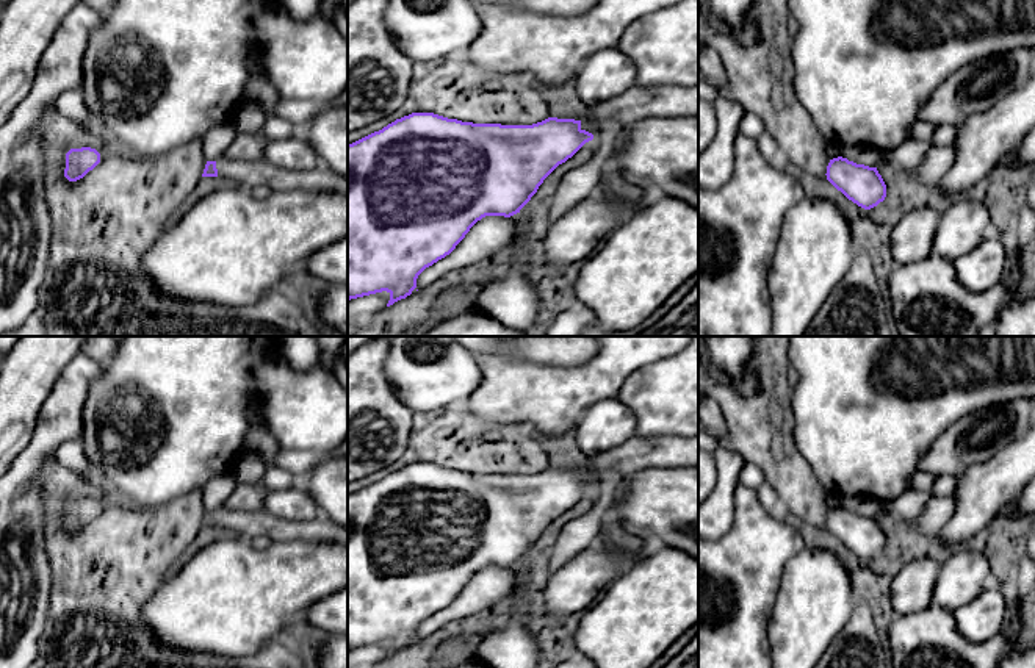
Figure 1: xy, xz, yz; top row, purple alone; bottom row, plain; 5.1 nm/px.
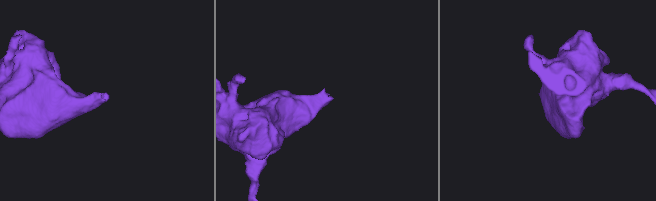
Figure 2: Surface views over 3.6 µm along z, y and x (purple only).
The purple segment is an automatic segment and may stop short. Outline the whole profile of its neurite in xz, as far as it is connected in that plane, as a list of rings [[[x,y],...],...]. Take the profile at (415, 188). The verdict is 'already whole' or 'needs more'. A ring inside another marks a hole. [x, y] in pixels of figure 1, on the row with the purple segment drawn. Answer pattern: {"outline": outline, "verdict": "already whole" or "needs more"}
{"outline": [[[633,86],[608,102],[589,106],[578,119],[548,117],[532,125],[473,124],[434,113],[412,113],[348,144],[348,300],[387,291],[387,307],[417,288],[418,275],[449,255],[485,216],[510,217],[531,200],[543,180],[572,158],[593,135],[581,122],[615,119],[623,125],[645,117],[698,116],[698,86]]], "verdict": "needs more"}

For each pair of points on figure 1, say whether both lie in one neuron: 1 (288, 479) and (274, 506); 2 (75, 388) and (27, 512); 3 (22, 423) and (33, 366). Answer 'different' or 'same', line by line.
1: different
2: same
3: same

